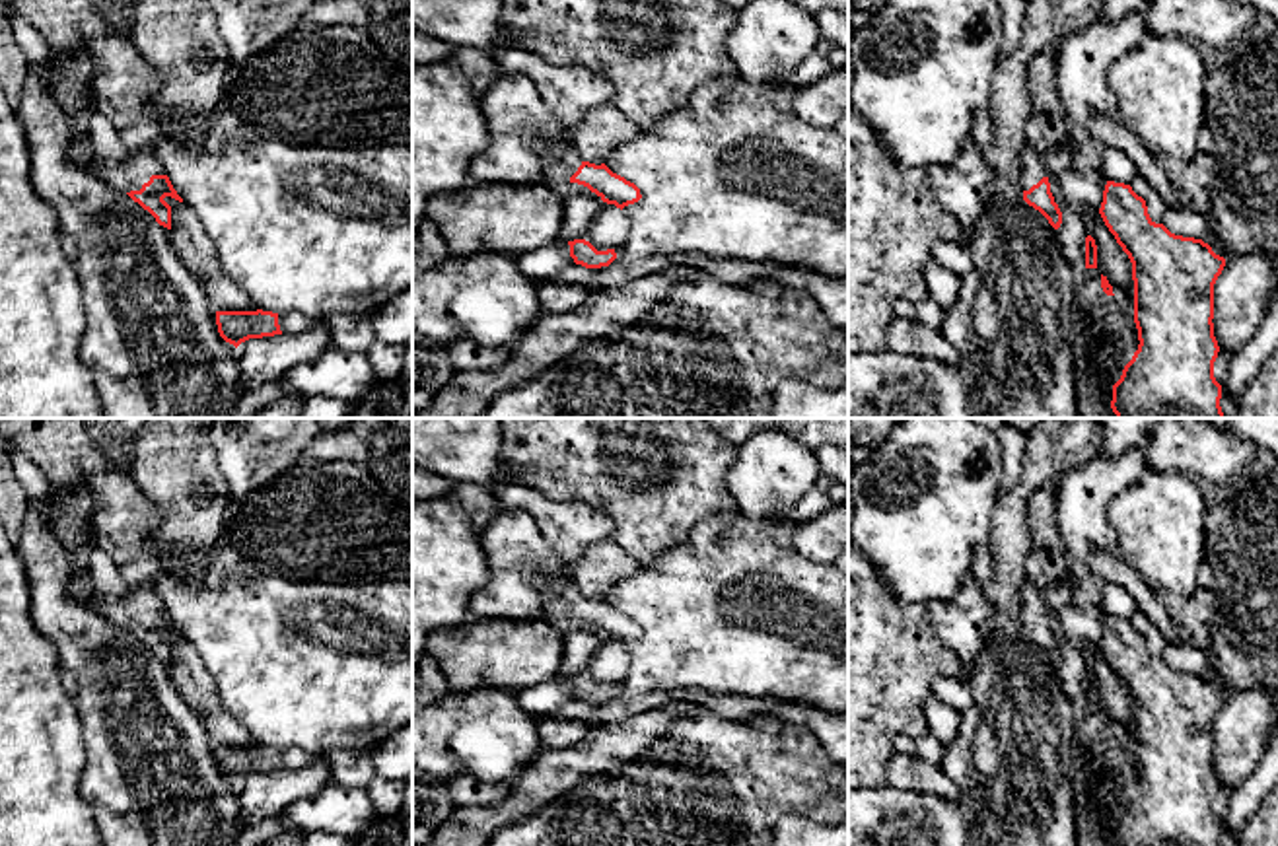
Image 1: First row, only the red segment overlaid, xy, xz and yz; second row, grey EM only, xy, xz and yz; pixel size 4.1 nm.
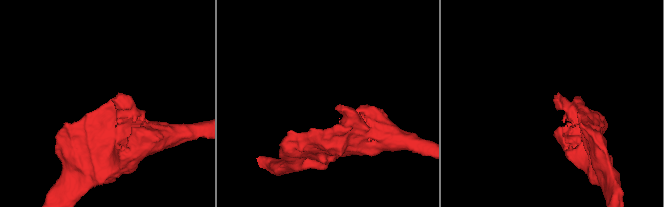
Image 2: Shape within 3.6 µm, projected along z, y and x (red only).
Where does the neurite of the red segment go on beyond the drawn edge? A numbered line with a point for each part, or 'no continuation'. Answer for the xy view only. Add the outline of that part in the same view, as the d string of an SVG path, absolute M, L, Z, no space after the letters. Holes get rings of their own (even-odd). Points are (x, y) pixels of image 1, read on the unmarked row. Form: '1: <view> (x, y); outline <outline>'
1: xy (129, 609); outline M134 583L124 595L113 601L101 601L97 609L115 626L130 628L140 626L152 611L165 611L165 603L154 583Z

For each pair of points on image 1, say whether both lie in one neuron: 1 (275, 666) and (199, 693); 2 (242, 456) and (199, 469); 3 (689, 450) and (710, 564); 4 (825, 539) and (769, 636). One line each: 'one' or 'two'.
1: two
2: two
3: two
4: two

